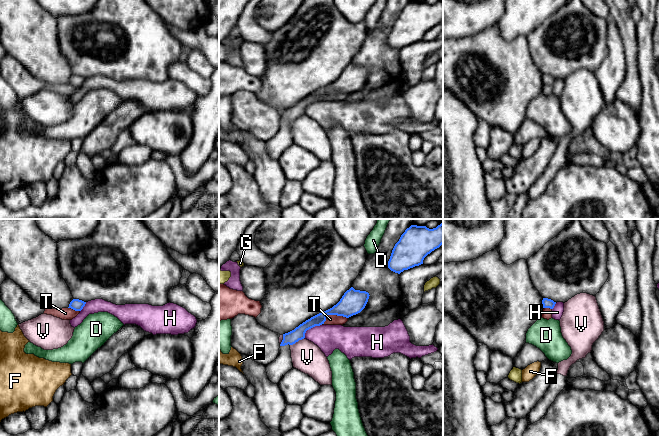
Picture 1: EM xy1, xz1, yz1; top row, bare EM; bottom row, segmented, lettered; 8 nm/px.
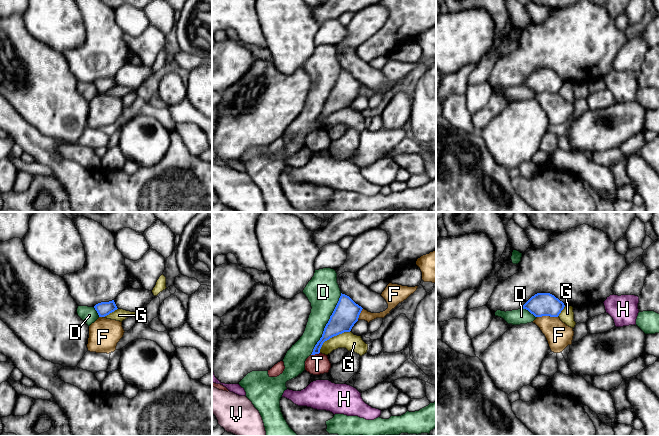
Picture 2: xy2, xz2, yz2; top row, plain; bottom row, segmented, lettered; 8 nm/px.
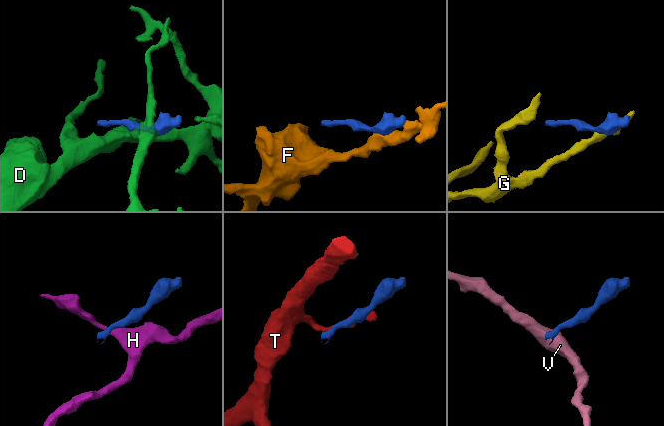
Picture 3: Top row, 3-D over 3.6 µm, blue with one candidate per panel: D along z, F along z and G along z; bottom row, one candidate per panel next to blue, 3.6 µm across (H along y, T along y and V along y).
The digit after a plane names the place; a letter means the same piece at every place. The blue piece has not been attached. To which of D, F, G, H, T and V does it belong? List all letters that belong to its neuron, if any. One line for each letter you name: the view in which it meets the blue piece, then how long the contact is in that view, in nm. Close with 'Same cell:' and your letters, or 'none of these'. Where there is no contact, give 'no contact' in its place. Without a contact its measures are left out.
Same cell: none of these

